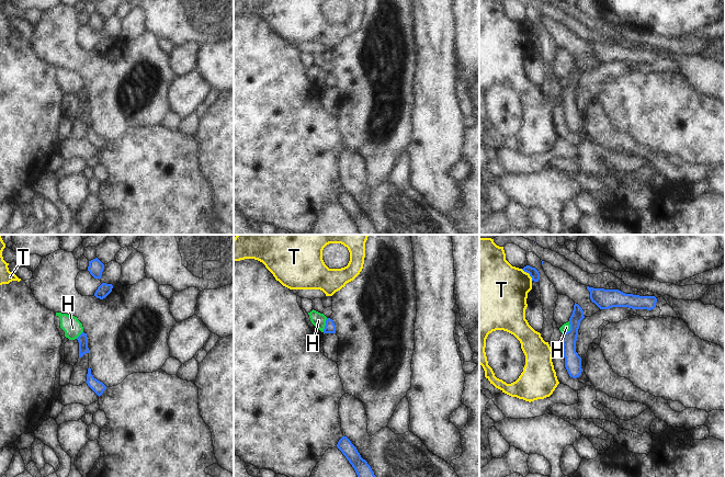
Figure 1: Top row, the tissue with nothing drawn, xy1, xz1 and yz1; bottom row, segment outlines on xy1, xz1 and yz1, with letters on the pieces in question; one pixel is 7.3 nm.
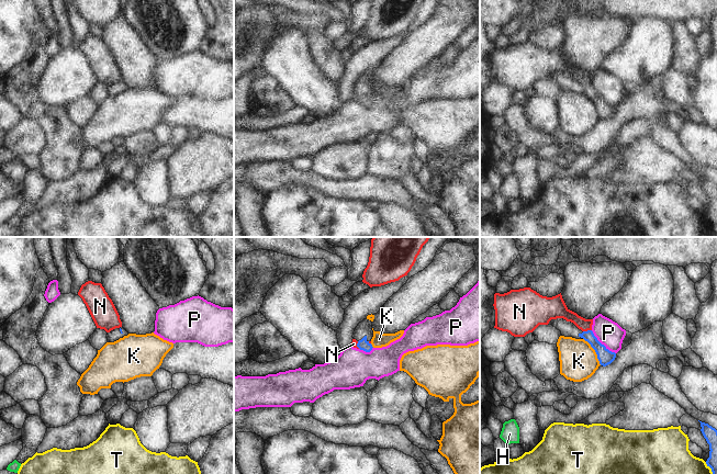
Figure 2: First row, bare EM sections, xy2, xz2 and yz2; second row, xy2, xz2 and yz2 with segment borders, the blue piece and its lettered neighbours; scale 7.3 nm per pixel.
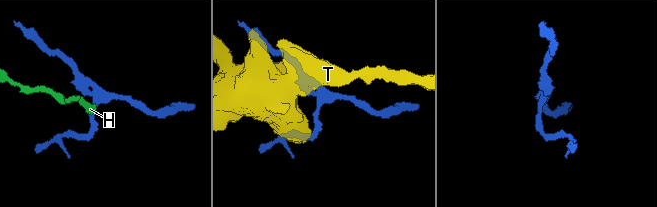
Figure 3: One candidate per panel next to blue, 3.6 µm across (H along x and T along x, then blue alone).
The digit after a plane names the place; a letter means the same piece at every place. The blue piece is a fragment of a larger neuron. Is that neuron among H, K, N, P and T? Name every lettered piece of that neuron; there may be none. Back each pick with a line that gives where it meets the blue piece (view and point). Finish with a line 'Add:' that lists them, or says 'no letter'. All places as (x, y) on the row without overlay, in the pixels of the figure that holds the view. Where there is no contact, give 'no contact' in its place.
N: meets blue in yz2 at (587, 85)
Add: N

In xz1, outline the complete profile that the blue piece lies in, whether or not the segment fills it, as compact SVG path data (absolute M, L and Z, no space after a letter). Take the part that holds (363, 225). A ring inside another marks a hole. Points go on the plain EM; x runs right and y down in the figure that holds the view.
M342 191L337 202L342 206L345 213L354 223L360 235L377 235L374 226L365 214L363 214L356 202L351 197L347 191Z

